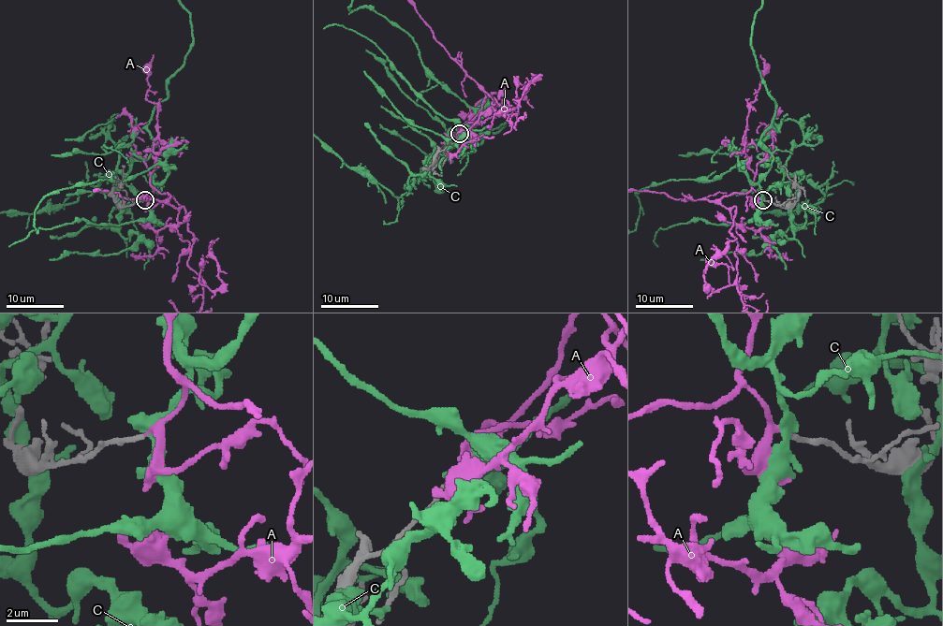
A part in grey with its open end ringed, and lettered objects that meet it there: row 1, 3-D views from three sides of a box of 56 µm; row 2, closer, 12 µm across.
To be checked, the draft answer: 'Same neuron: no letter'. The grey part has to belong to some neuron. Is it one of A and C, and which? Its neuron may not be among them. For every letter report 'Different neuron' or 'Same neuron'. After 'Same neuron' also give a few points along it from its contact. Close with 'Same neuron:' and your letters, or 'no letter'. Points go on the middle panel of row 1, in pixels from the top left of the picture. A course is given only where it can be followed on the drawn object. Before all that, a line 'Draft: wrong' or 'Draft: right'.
Draft: wrong
A: Same neuron
C: Different neuron
Same neuron: A

